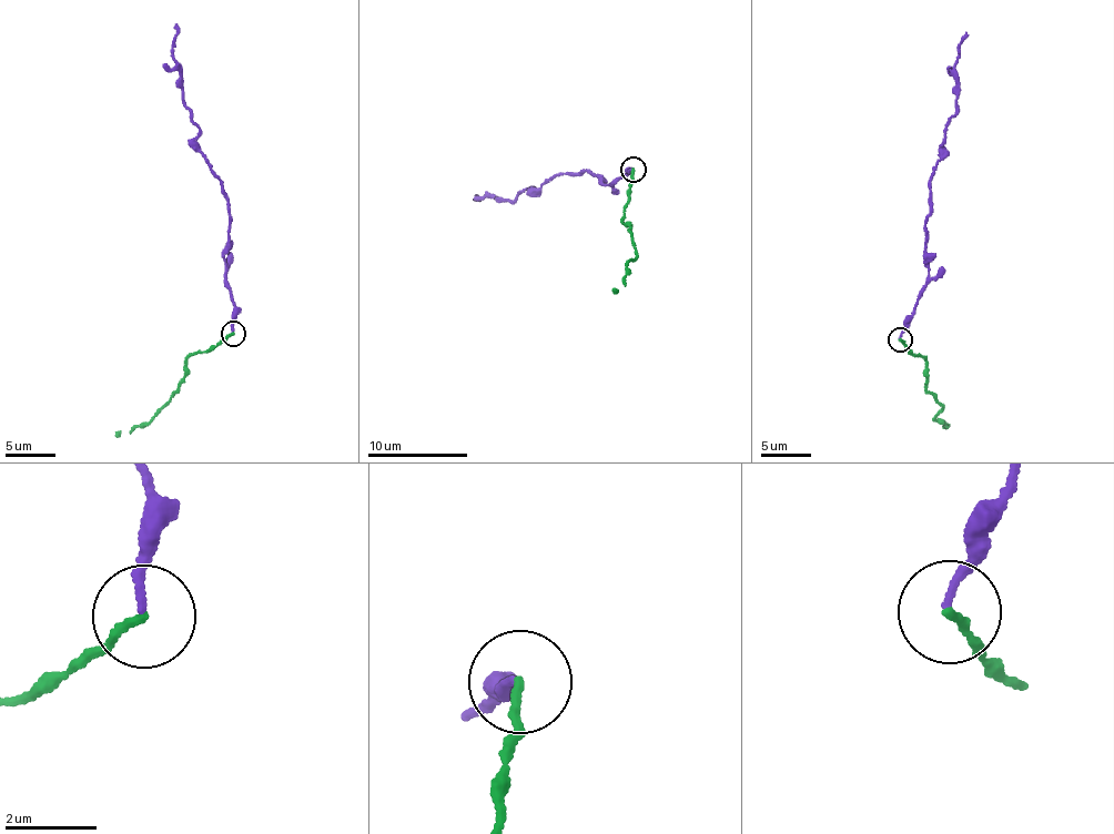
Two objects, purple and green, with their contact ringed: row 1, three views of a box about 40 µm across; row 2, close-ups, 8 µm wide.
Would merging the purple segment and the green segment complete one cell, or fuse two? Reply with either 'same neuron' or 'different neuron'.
different neuron

